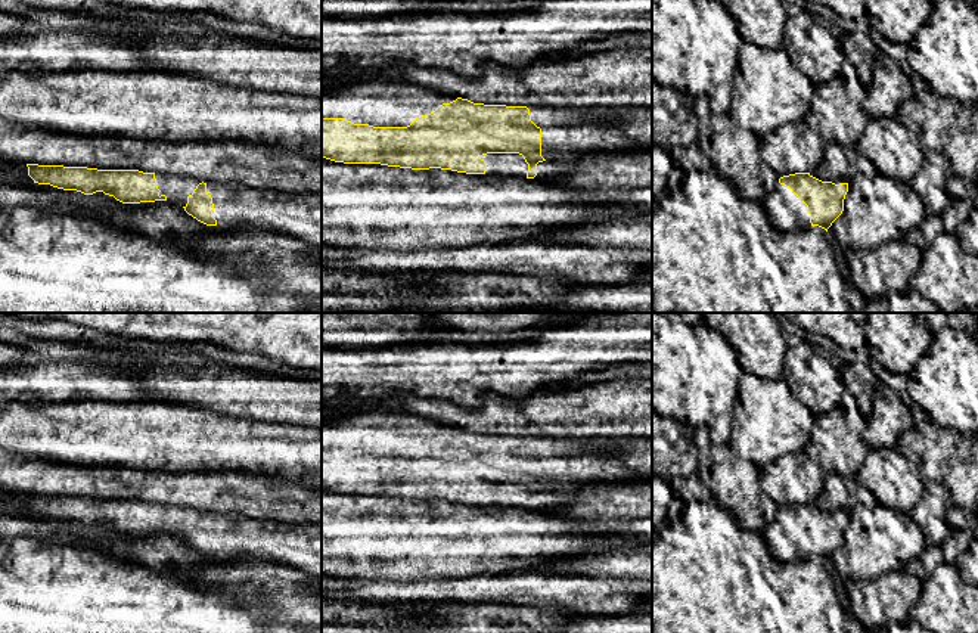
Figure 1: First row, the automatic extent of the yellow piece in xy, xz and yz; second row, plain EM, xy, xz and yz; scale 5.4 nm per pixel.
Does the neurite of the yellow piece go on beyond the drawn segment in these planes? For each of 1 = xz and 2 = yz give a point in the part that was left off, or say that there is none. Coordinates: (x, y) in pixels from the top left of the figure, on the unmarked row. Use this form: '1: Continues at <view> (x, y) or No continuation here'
1: No continuation here
2: No continuation here

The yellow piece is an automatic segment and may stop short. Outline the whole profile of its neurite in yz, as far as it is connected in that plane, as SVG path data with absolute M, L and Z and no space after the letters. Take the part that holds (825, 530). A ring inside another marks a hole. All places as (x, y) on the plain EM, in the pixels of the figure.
M810 503L783 506L779 513L789 518L807 536L811 556L819 556L828 562L844 542L848 513L822 512Z

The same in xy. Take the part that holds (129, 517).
M27 494L27 497L28 506L38 515L84 525L103 522L122 534L167 531L167 527L159 524L155 503L38 494Z

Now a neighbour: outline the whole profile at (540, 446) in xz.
M528 437L531 452L541 459L541 487L549 491L565 484L630 484L645 481L639 474L605 456L606 438Z

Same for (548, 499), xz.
M561 488L559 491L543 491L537 494L535 511L546 511L555 506L565 506L572 503L574 496L568 488Z

